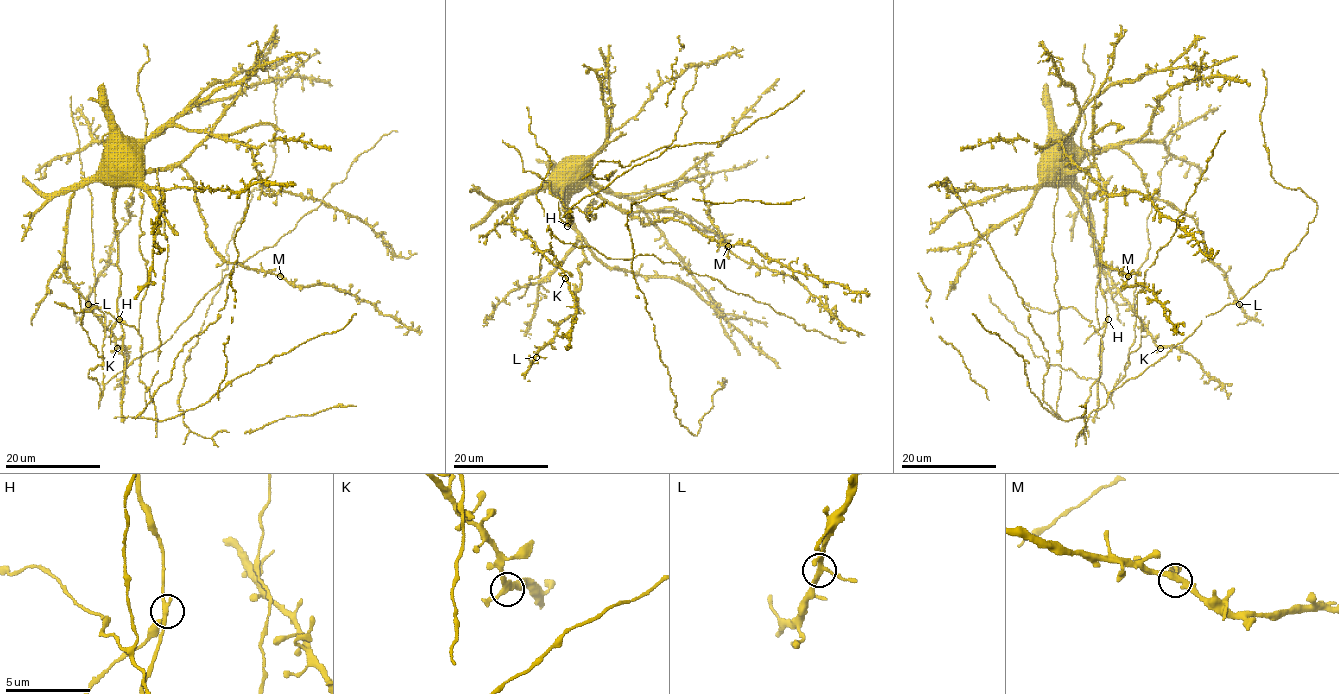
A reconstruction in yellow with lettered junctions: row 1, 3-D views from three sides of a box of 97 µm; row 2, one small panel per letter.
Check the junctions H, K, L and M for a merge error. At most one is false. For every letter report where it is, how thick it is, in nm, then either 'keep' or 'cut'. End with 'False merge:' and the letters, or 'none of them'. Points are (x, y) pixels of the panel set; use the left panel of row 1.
H: (119, 319) | 280 nm | cut
K: (117, 348) | 280 nm | keep
L: (88, 304) | 280 nm | keep
M: (280, 276) | 300 nm | keep
False merge: H

